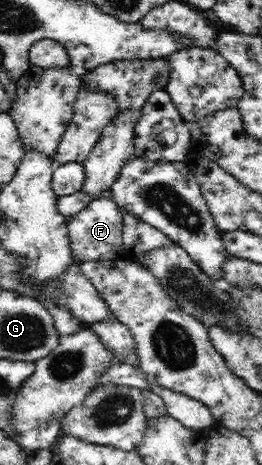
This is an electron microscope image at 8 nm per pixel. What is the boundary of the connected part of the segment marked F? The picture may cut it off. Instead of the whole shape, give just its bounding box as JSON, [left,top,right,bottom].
[67,196,128,261]

